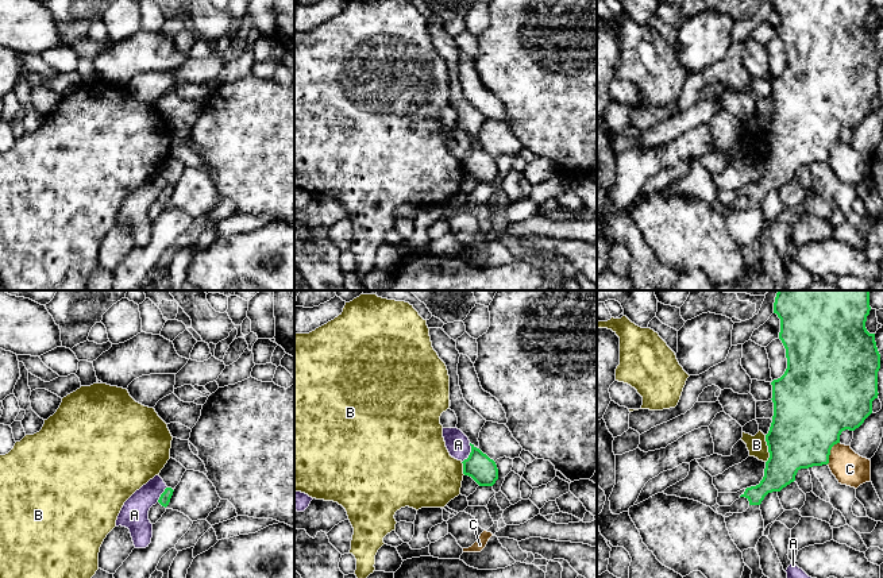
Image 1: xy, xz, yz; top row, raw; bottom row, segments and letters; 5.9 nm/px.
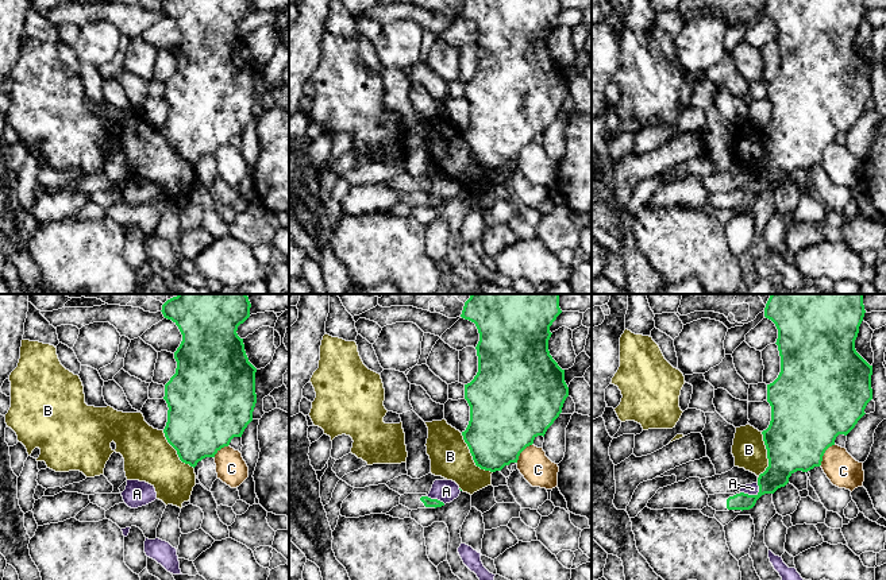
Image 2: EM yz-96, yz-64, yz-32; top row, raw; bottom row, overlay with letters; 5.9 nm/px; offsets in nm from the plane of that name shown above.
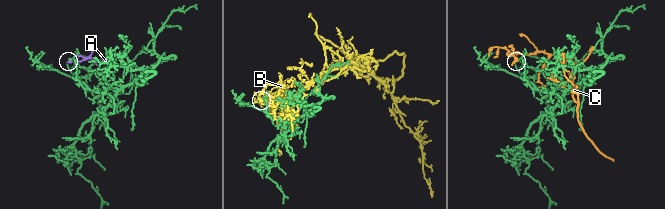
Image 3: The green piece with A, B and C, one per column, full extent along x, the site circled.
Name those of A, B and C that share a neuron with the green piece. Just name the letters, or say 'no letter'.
no letter

